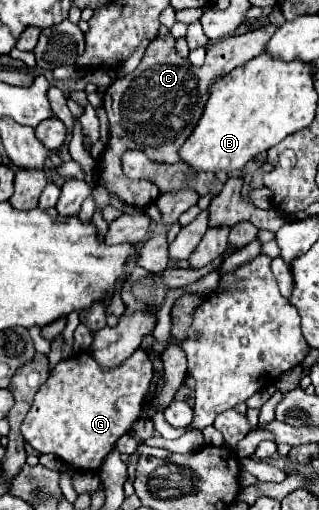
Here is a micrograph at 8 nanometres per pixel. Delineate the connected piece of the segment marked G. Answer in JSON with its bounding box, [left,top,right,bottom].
[21,349,153,473]

